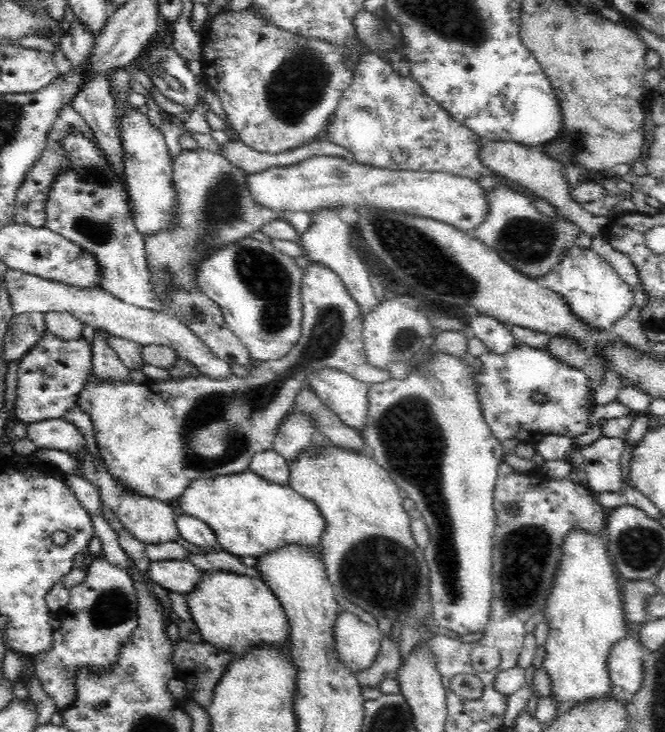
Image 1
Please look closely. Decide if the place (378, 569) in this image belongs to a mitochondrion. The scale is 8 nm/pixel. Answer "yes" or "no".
yes

